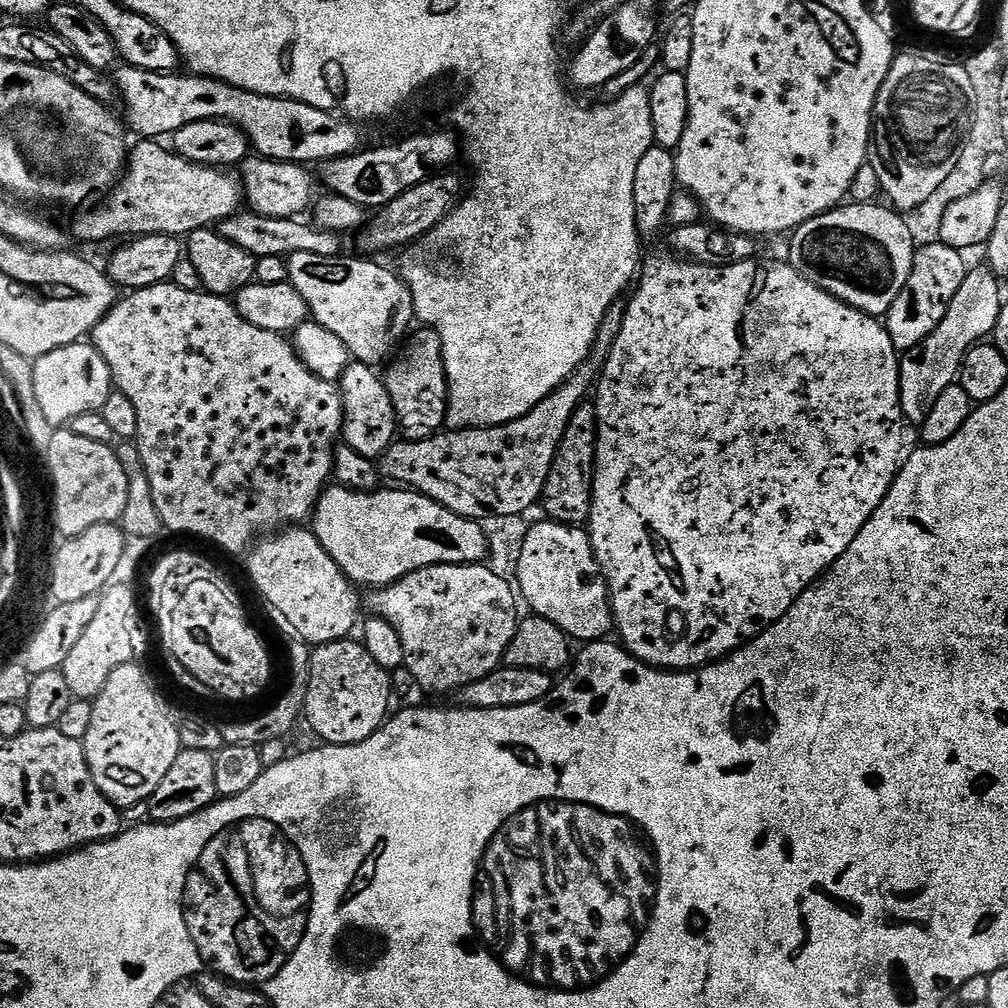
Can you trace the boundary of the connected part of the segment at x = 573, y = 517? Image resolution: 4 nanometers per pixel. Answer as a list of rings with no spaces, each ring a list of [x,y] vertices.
[[[582,406],[574,414],[568,432],[560,443],[554,466],[544,487],[542,508],[548,511],[547,519],[558,524],[584,526],[592,514],[592,477],[596,475],[596,433],[598,421],[592,406]]]

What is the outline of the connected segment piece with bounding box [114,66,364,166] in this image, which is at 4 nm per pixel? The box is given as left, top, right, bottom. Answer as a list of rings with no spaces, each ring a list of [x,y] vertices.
[[[131,66],[121,67],[115,73],[114,83],[119,95],[124,96],[124,108],[128,111],[126,124],[129,129],[137,132],[140,138],[164,138],[167,134],[175,134],[190,122],[203,120],[226,120],[229,124],[237,124],[248,135],[248,141],[256,148],[265,160],[285,160],[287,164],[303,164],[319,166],[325,160],[334,160],[343,156],[353,156],[361,151],[364,136],[360,133],[361,125],[347,118],[341,118],[335,112],[318,110],[306,102],[285,100],[283,96],[263,96],[257,92],[247,92],[224,80],[214,80],[211,76],[187,74],[180,76],[176,72],[147,72]]]

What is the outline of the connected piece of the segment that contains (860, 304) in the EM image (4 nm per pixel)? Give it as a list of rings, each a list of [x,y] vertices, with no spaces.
[[[845,203],[839,208],[806,222],[802,227],[791,233],[788,244],[787,263],[791,264],[806,282],[814,282],[826,294],[846,302],[851,308],[857,308],[865,312],[867,316],[877,318],[887,317],[888,311],[898,302],[898,294],[908,285],[908,279],[914,266],[914,258],[918,251],[918,245],[910,236],[910,226],[901,213],[885,206],[883,203],[857,204]]]

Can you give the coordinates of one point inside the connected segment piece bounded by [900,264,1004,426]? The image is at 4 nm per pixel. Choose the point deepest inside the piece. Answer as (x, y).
(926, 371)

